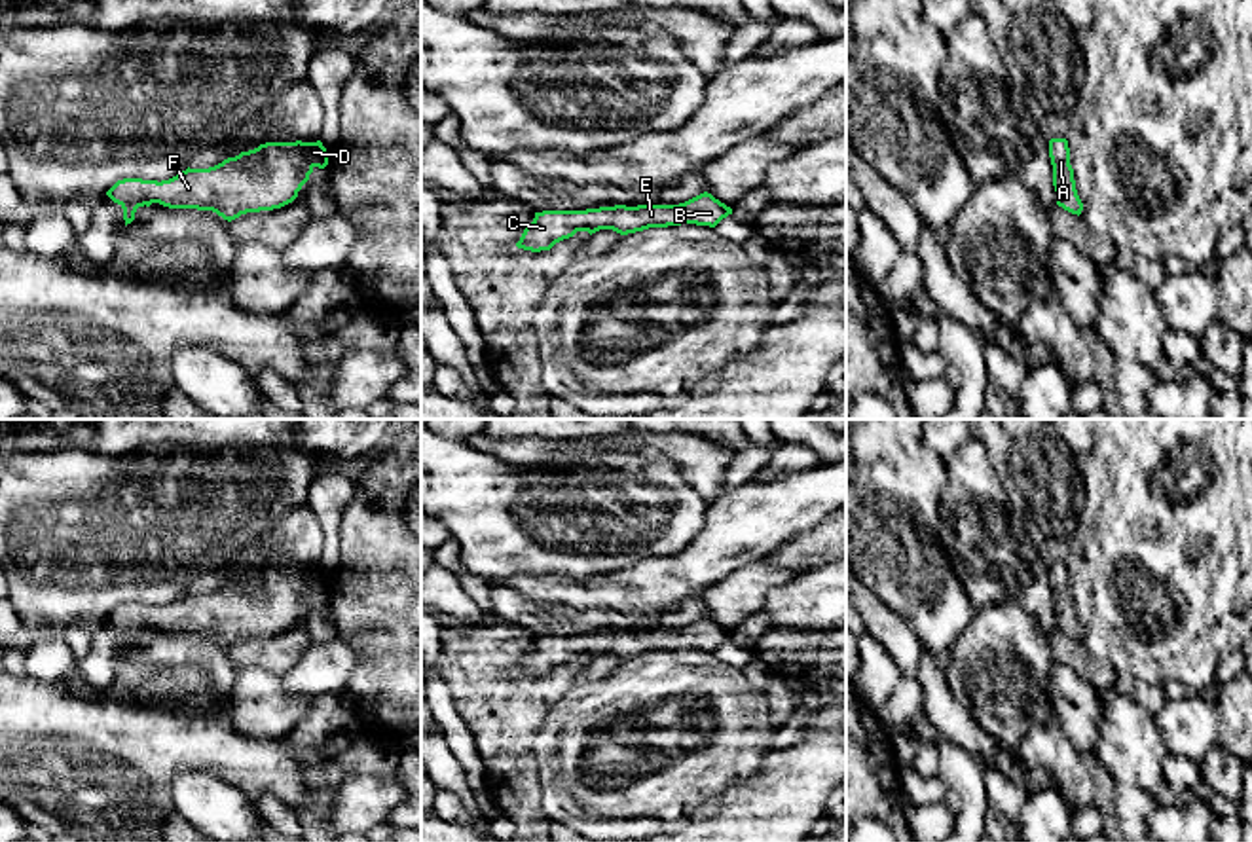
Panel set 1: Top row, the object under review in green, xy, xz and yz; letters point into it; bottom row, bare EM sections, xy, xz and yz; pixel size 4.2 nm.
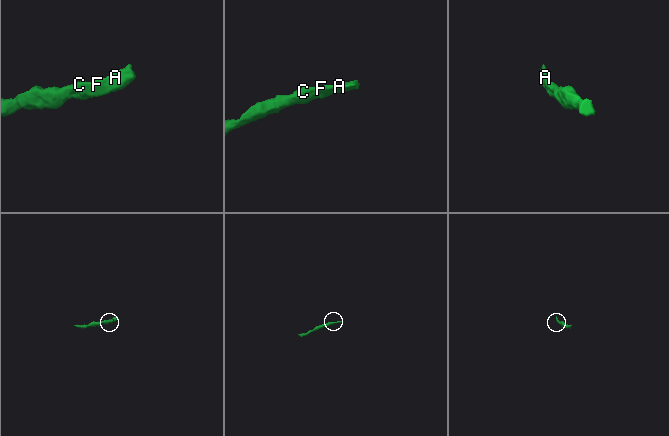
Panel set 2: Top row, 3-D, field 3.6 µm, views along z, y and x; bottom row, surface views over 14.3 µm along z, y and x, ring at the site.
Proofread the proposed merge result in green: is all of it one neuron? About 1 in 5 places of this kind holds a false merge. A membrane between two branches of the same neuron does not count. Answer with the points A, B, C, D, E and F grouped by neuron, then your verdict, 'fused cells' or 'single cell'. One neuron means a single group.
A B C D E F | single cell

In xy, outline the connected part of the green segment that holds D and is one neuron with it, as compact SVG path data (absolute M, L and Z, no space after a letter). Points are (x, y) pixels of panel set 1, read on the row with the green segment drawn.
M266 142L254 150L241 152L209 169L186 169L169 180L118 180L106 195L123 209L125 226L135 220L138 207L159 203L169 209L212 210L231 222L247 212L273 210L292 203L315 167L324 169L328 154L317 142Z

